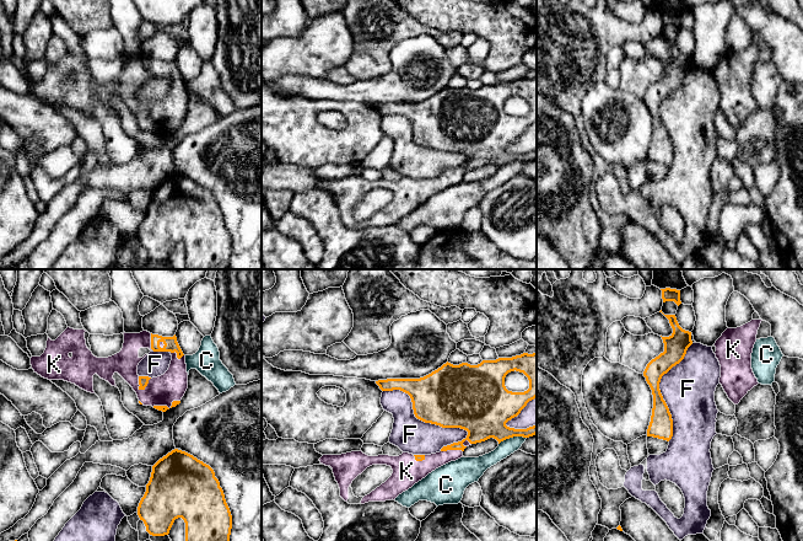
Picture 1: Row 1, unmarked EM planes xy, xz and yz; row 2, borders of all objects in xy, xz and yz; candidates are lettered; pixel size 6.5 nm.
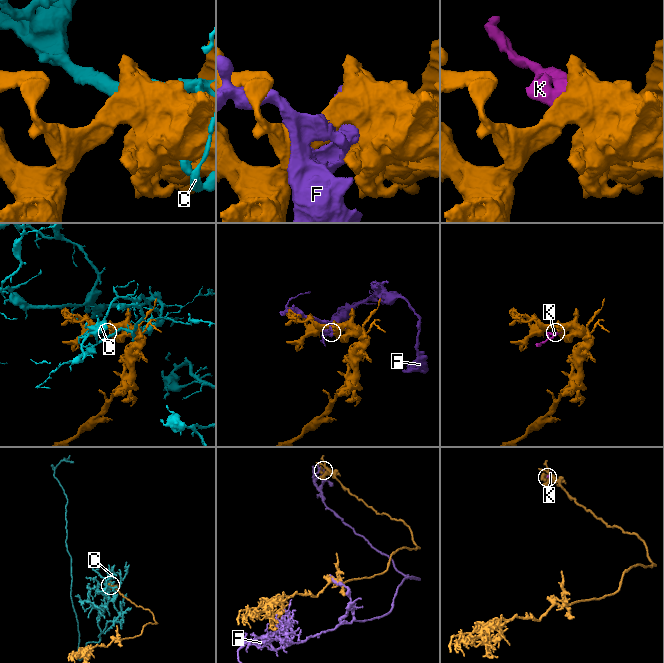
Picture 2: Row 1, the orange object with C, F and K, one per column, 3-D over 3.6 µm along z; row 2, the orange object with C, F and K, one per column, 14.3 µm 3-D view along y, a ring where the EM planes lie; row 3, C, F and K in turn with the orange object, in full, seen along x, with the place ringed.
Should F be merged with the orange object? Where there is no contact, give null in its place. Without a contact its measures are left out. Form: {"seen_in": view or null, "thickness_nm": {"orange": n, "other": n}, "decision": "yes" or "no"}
{"seen_in": "xz", "thickness_nm": {"orange": 400, "other": 220}, "decision": "no"}

